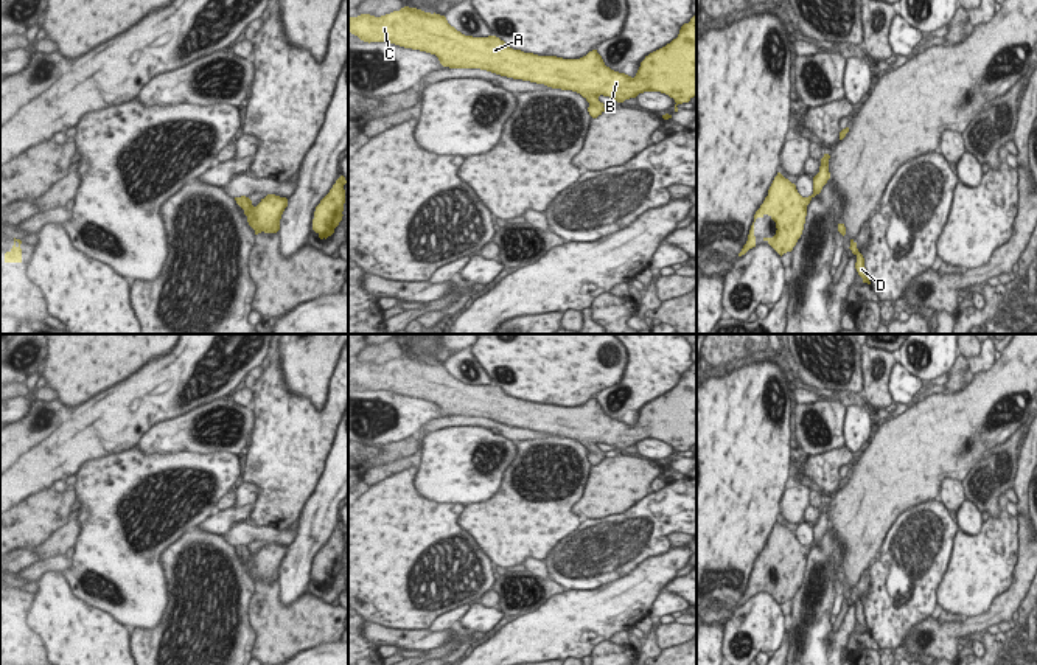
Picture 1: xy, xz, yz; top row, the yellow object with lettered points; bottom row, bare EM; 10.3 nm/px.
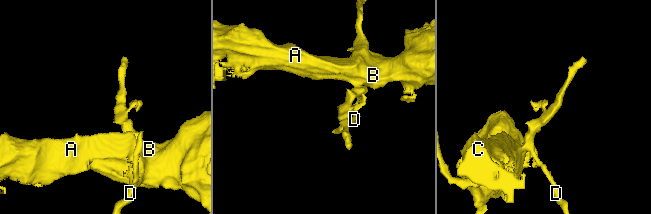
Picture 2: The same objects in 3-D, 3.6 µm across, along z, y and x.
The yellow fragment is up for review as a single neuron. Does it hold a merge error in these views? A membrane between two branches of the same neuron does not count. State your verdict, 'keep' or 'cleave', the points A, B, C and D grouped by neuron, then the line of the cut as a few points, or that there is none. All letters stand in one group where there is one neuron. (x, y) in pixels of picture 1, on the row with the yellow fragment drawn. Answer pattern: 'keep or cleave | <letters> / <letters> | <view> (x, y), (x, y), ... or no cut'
keep | A B C D | no cut

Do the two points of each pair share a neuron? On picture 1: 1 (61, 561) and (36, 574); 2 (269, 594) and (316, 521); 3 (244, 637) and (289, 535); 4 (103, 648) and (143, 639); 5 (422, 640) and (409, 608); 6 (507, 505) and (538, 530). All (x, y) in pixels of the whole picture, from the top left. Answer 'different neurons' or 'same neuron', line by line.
1: same neuron
2: different neurons
3: different neurons
4: different neurons
5: different neurons
6: same neuron

